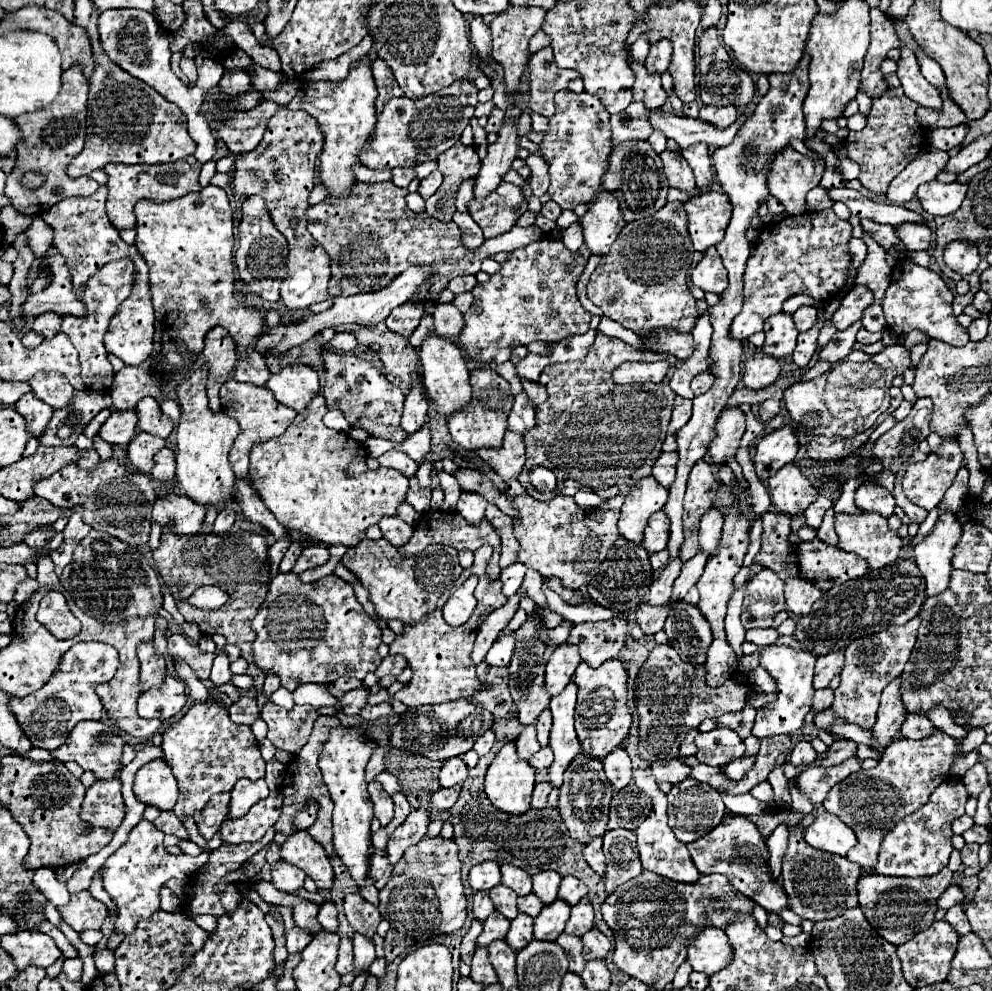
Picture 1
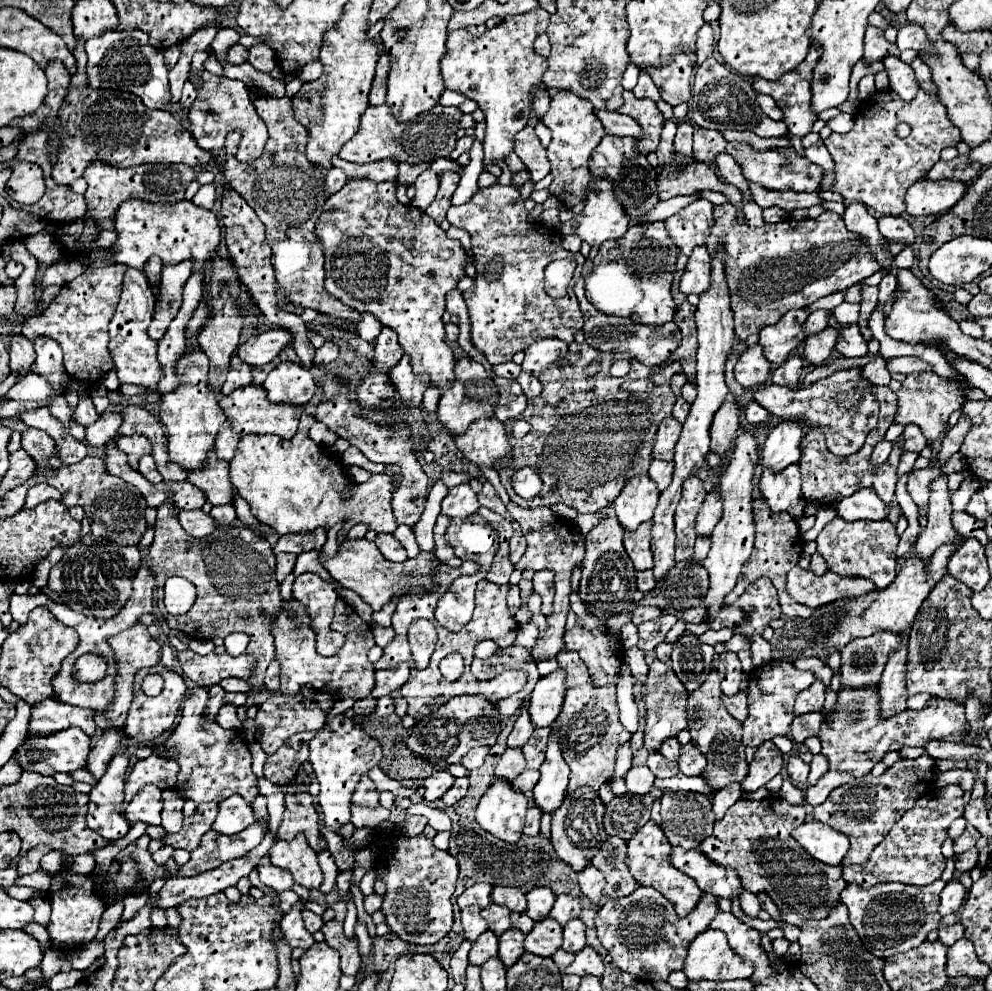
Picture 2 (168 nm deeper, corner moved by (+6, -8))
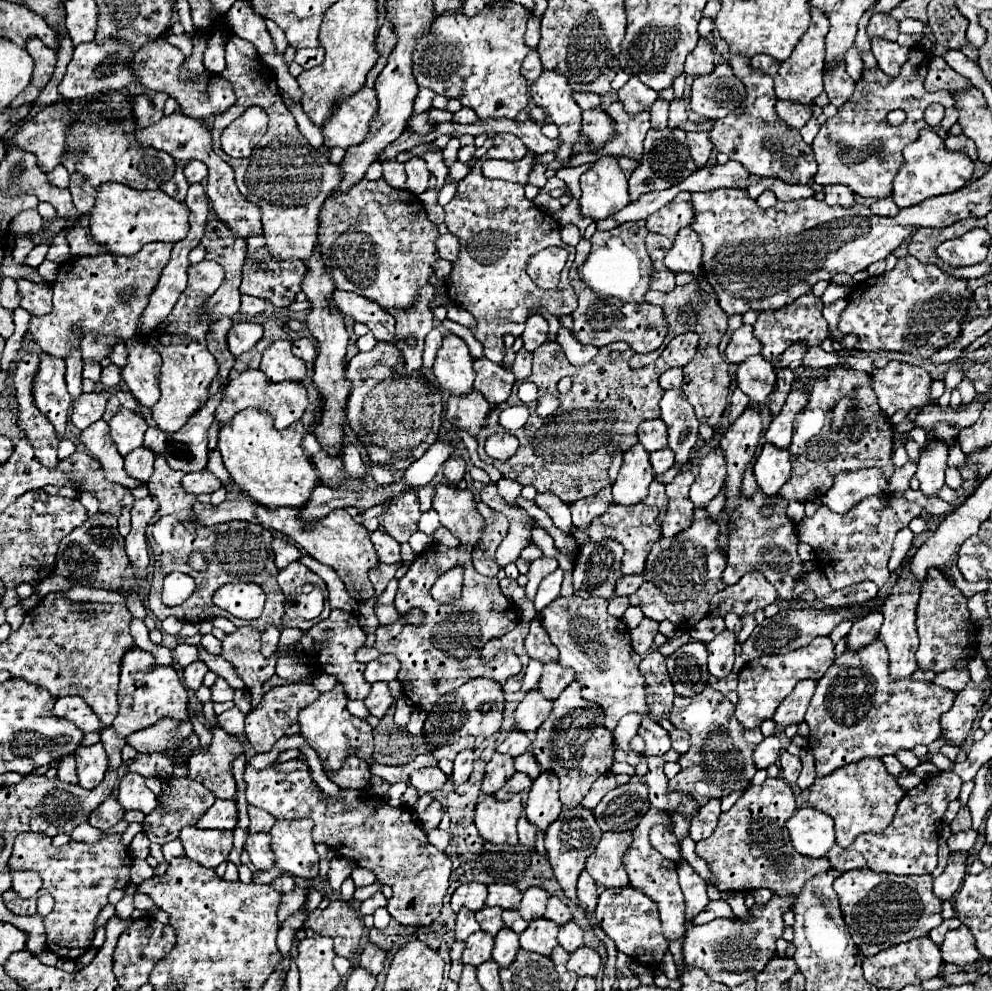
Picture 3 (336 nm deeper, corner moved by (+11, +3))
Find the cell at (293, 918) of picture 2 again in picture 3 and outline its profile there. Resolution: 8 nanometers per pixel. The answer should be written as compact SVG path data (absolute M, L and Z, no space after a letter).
M281 873L277 879L271 881L271 887L277 891L291 891L291 889L295 889L295 881L287 873Z

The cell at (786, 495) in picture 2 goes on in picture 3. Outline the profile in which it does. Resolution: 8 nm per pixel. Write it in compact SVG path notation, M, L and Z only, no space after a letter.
M765 443L761 455L755 461L755 477L759 487L771 497L775 495L791 477L791 461L787 449L773 449L771 443Z

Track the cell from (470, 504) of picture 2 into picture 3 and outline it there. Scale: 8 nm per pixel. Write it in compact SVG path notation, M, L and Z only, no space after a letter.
M449 457L445 461L445 465L443 465L443 473L445 473L449 483L459 483L463 479L463 475L465 475L465 467L467 465L465 465L463 457Z

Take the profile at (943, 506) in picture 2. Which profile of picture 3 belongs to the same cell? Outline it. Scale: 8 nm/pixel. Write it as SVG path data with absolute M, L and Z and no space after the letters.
M927 433L927 441L921 447L917 479L921 483L921 491L929 497L937 495L937 491L945 485L945 469L947 469L947 443L937 439L935 433Z

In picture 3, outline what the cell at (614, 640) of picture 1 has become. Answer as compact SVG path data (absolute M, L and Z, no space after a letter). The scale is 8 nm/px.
M549 663L543 667L543 673L541 673L541 679L539 679L539 685L537 689L541 691L541 695L549 701L555 701L561 691L573 681L573 673L571 669L565 669L561 667L559 663Z

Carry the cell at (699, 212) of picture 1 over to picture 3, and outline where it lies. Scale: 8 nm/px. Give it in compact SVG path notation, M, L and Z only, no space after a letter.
M679 193L671 203L657 209L647 217L647 229L653 233L661 233L669 239L677 235L677 229L691 225L693 221L693 205L691 193Z

